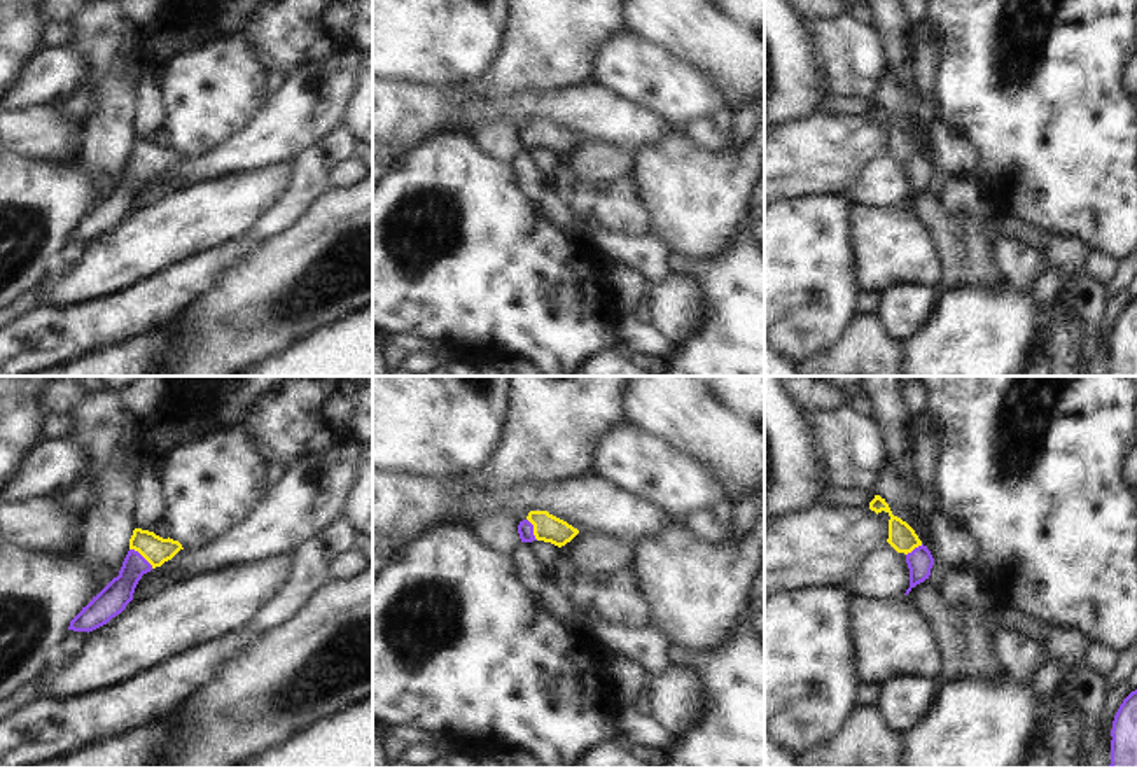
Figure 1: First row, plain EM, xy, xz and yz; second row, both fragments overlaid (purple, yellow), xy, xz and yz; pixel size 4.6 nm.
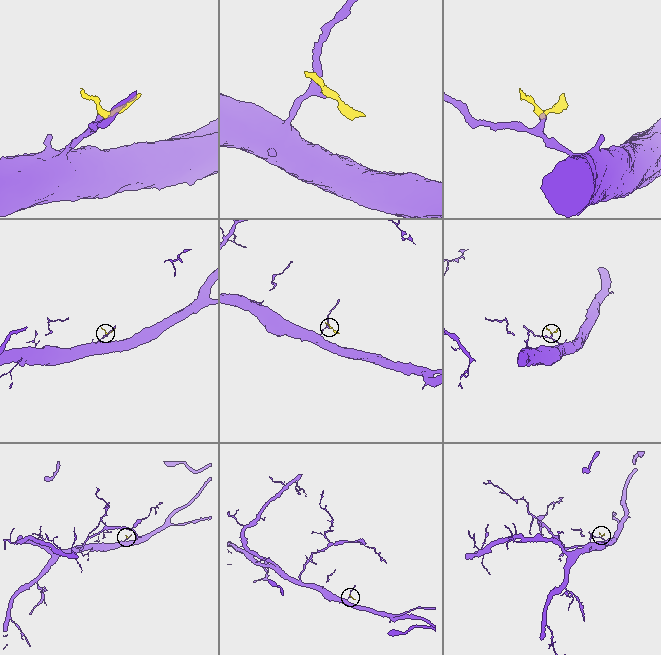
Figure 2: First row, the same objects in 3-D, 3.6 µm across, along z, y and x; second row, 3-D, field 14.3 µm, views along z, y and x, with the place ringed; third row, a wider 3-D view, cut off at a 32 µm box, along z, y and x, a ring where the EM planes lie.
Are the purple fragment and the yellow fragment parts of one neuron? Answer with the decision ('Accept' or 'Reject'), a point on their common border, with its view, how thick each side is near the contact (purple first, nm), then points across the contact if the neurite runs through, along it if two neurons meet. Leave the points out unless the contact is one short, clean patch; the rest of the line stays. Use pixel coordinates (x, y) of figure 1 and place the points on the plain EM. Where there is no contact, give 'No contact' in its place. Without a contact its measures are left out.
Accept. Touches purple at xy (142, 165). Thickness 140 nm (purple) against 130 nm. Path across: xy (118, 202), (142, 165), (149, 158), (156, 158)

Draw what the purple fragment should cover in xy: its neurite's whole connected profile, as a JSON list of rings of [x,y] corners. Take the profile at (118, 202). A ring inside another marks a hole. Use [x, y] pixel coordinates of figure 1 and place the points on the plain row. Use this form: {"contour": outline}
{"contour": [[[135,136],[119,184],[82,215],[70,229],[68,238],[89,241],[107,233],[133,208],[142,184],[171,168],[180,157],[184,156],[178,149],[163,147],[154,140]]]}

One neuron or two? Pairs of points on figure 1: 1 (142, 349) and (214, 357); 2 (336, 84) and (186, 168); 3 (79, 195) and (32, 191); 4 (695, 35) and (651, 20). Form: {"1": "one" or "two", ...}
{"1": "two", "2": "one", "3": "one", "4": "one"}

